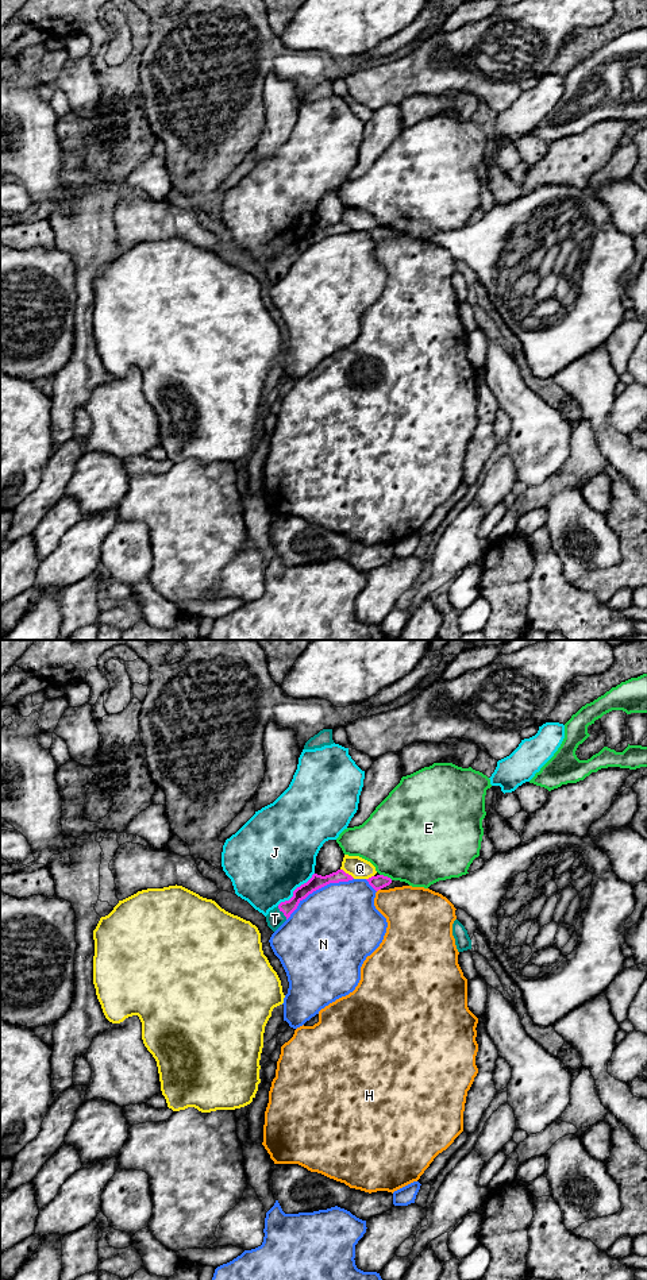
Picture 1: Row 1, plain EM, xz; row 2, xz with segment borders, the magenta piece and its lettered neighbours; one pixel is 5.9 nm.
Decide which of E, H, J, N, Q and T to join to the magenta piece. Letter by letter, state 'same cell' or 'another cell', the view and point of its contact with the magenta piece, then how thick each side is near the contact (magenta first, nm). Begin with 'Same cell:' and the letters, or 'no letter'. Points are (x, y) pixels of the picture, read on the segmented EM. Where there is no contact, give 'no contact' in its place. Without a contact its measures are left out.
Same cell: no letter
E: another cell; contact xz (386, 876); calibres 90 and 480 nm
H: another cell; contact xz (378, 889); calibres 90 and 320 nm
J: another cell; contact xz (295, 890); calibres 90 and 480 nm
N: another cell; contact xz (318, 889); calibres 90 and 500 nm
Q: another cell; contact xz (347, 874); calibres 90 and 130 nm
T: another cell; contact xz (282, 912); calibres 80 and 100 nm

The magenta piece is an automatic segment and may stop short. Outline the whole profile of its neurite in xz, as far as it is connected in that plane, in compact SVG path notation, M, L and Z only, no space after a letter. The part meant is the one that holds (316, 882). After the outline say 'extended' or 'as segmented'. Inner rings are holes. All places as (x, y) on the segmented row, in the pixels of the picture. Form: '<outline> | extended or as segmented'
M338 870L336 872L332 872L330 875L321 876L317 874L313 874L312 878L297 887L293 891L293 897L289 901L281 902L278 905L280 911L284 913L286 919L290 917L290 914L297 909L299 903L305 899L309 894L313 891L330 884L330 883L339 883L339 882L348 882L354 878L348 874L346 874L343 870Z | as segmented

